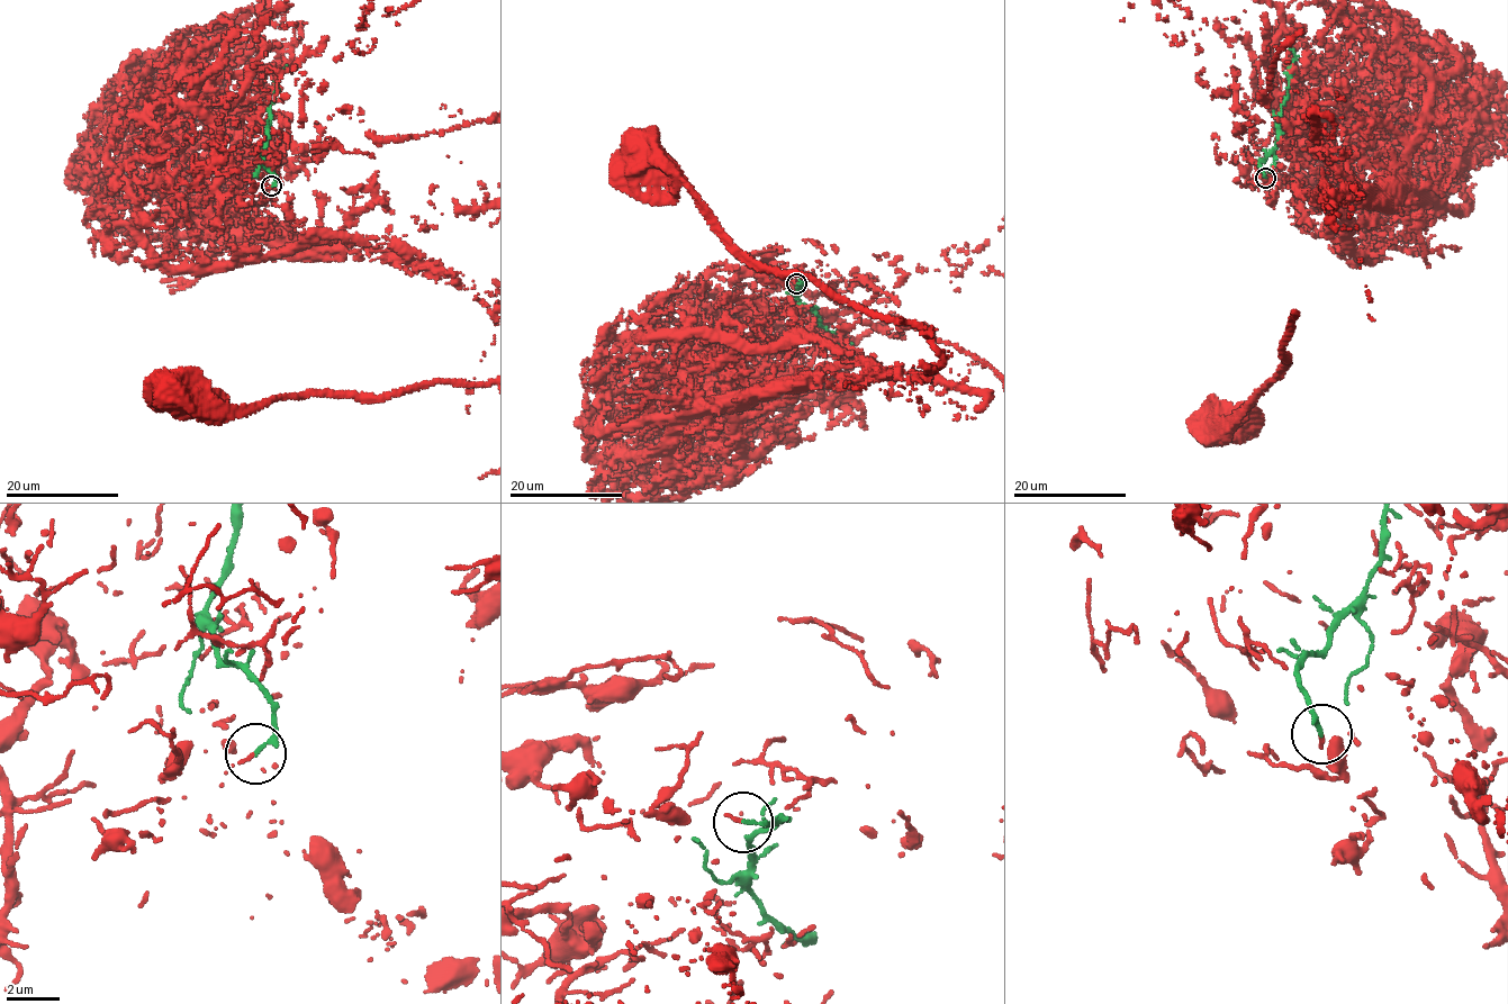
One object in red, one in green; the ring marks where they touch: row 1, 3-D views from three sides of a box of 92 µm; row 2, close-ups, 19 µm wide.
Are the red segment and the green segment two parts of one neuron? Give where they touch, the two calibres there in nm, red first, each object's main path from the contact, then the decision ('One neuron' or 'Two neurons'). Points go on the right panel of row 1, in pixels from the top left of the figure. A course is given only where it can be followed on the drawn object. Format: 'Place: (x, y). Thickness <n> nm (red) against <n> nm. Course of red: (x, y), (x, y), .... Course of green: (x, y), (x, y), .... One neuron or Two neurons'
Place: (1265, 178). Thickness 110 nm (red) against 160 nm. Course of red: (1265, 178), (1318, 134), (1392, 235), (1358, 254), (1317, 188), (1342, 192), (1290, 362), (1217, 428). Course of green: (1265, 178), (1260, 164), (1276, 141), (1278, 118), (1293, 59), (1289, 47). Two neurons

